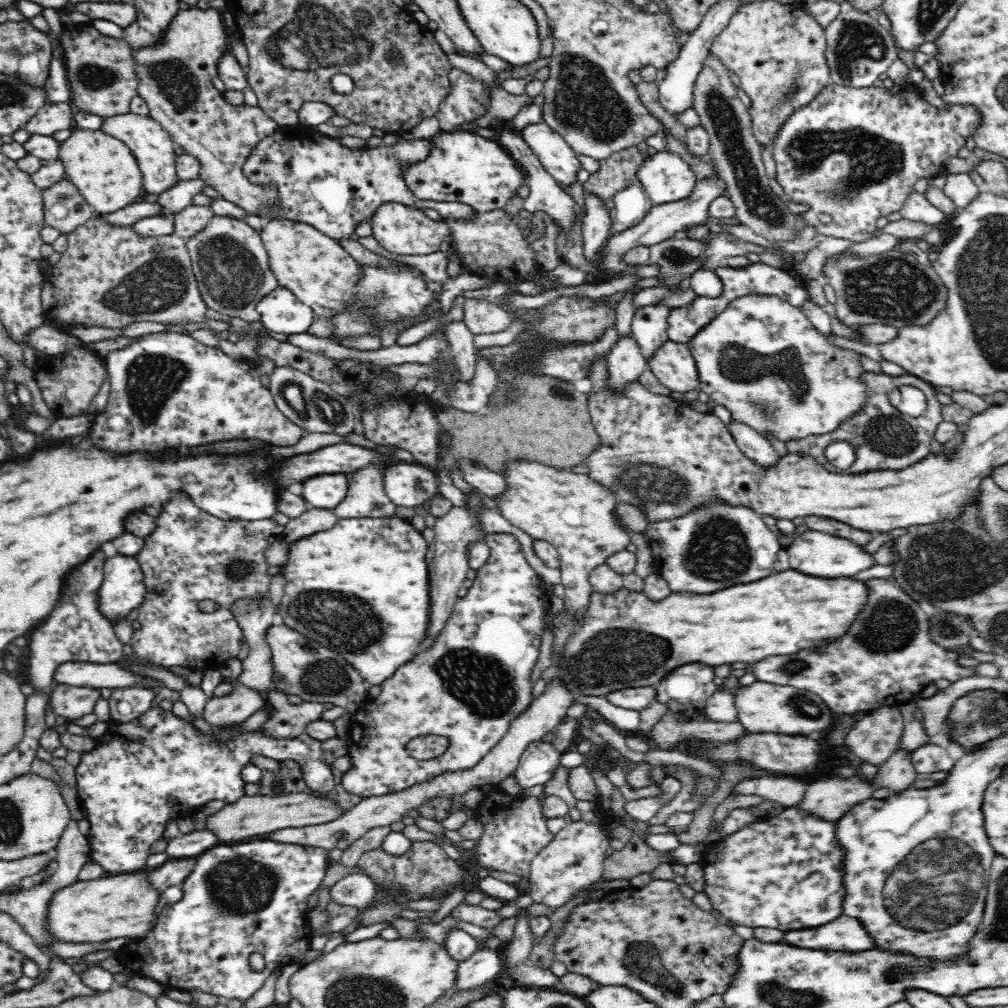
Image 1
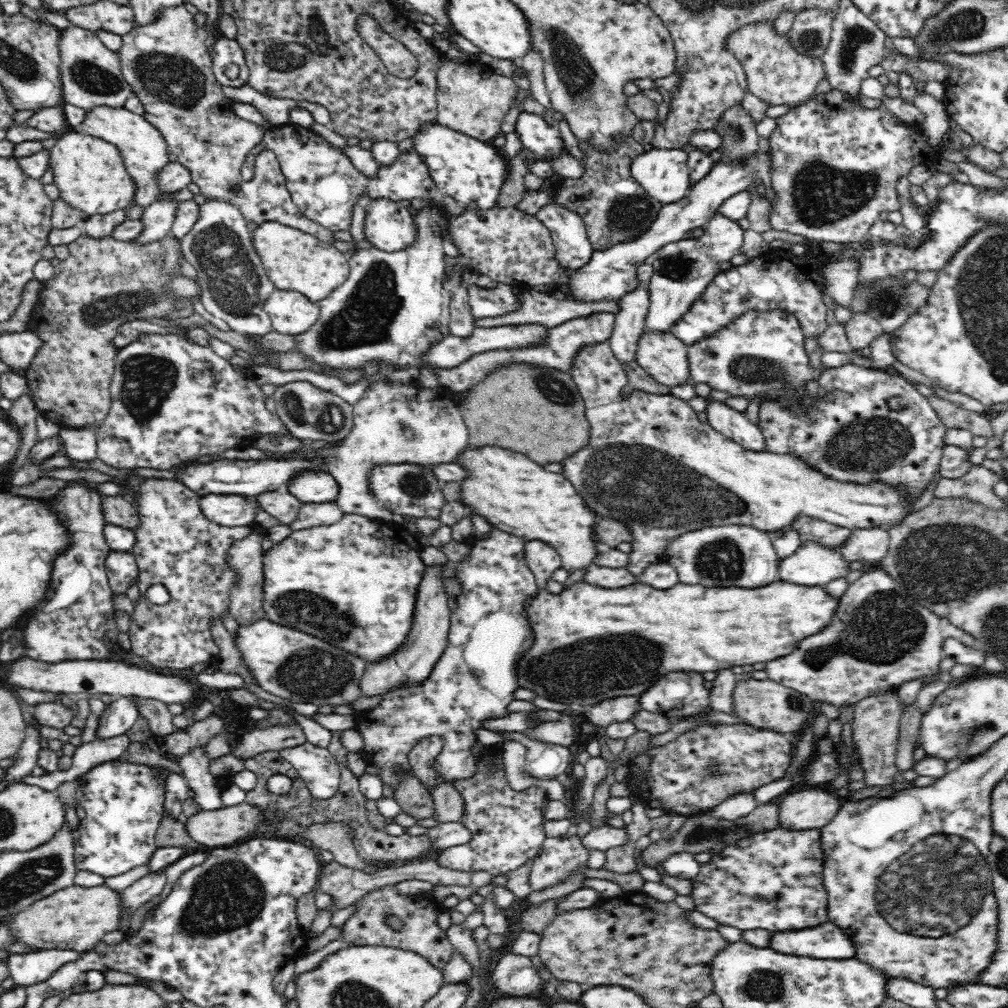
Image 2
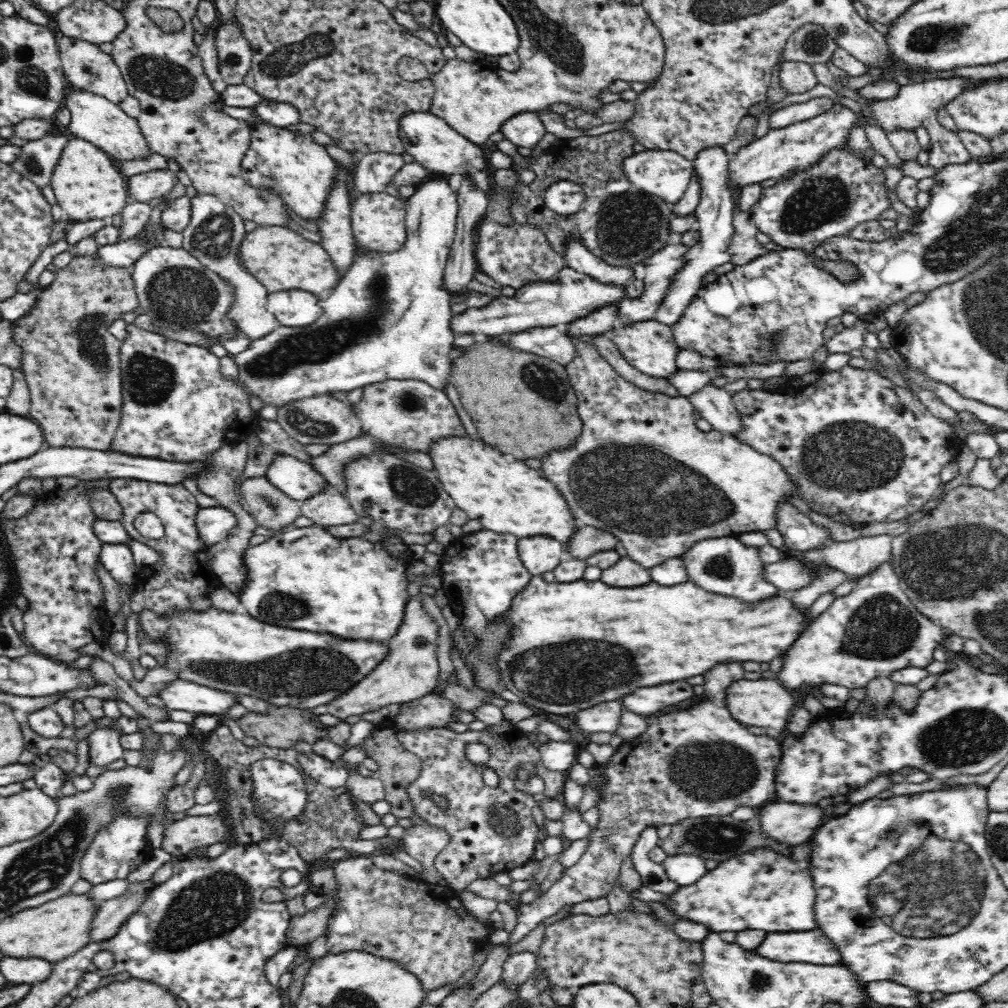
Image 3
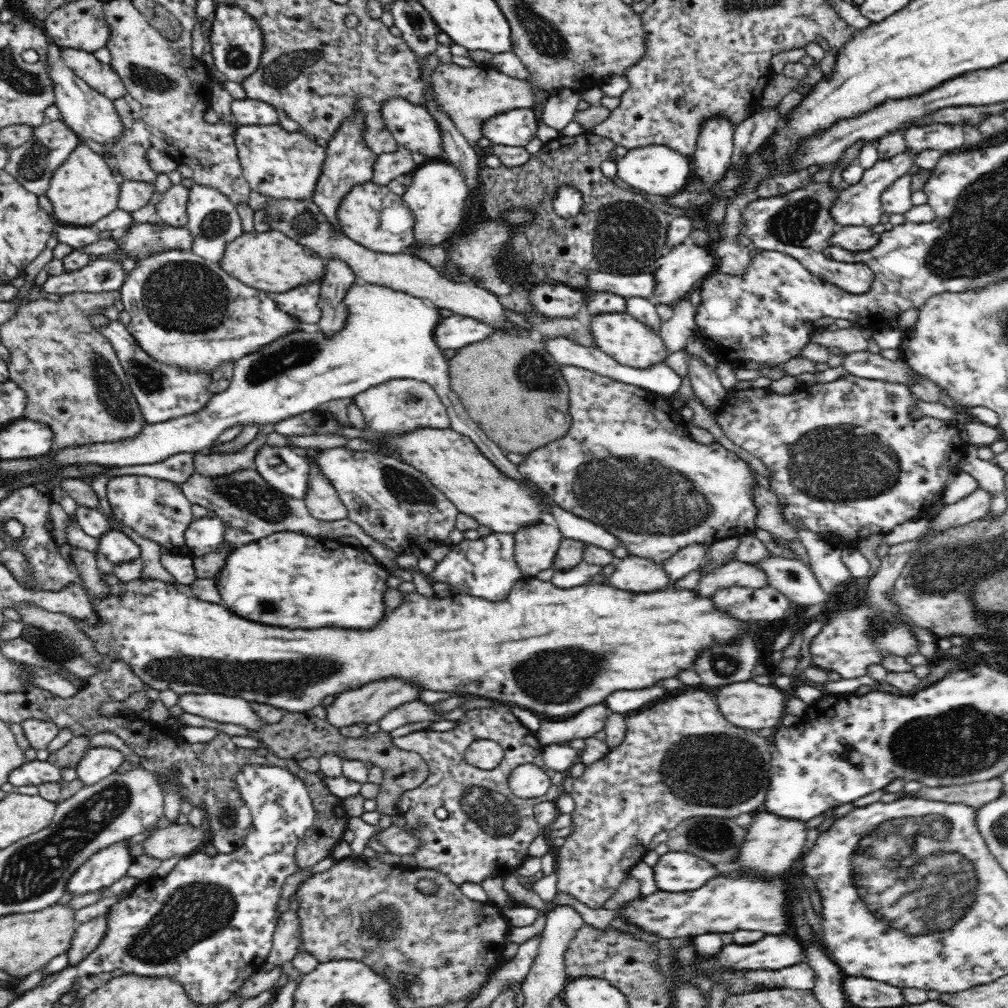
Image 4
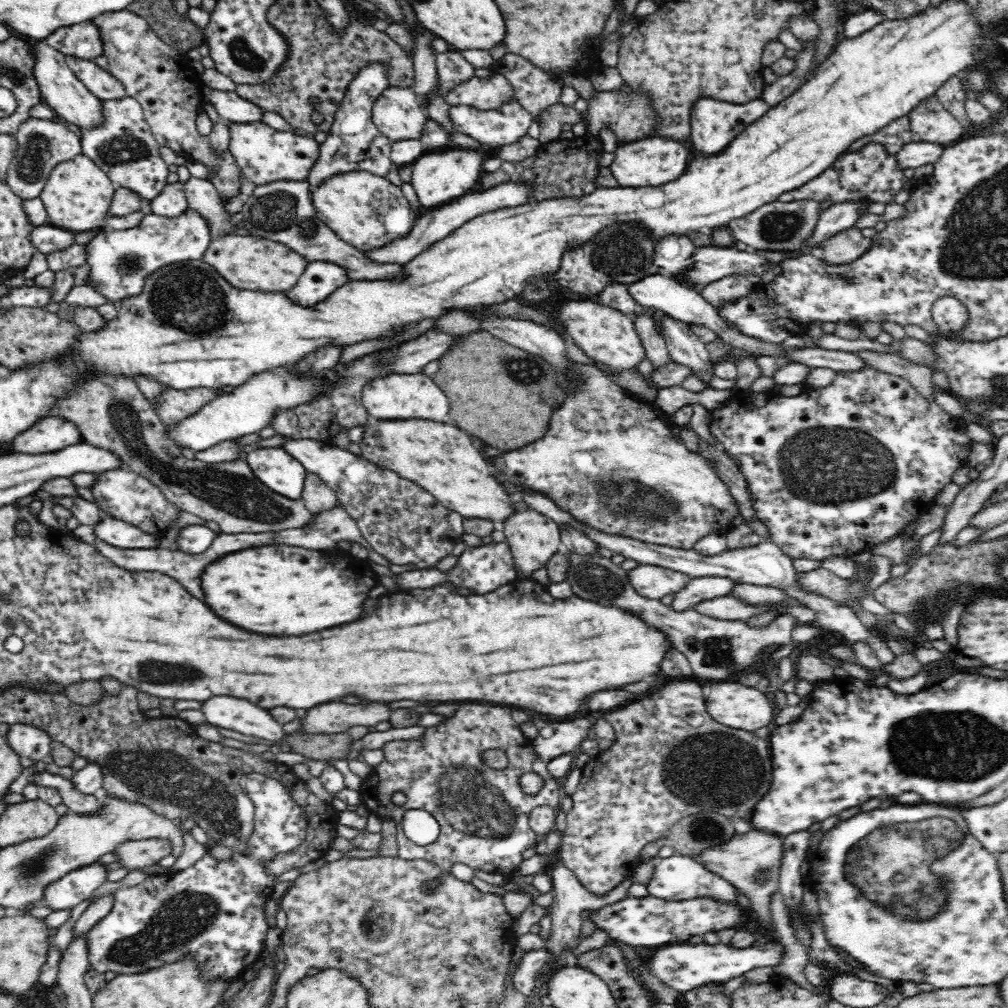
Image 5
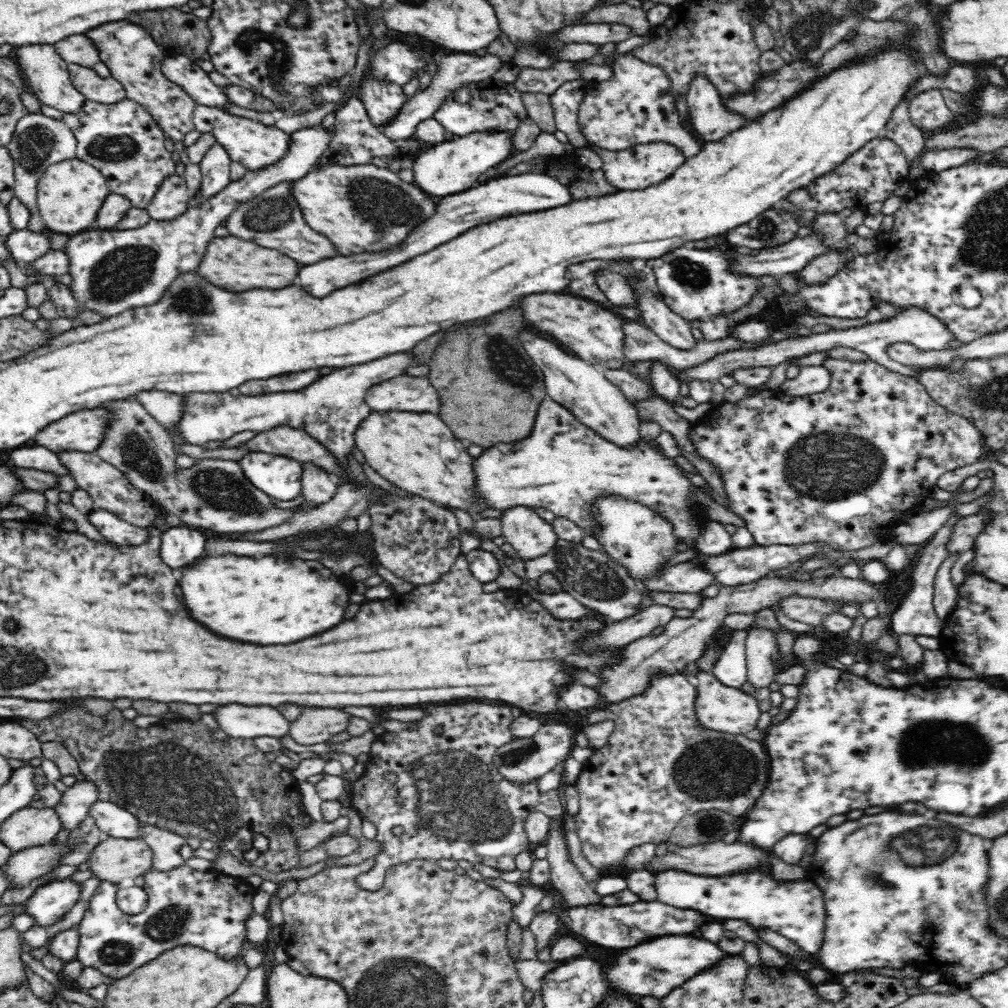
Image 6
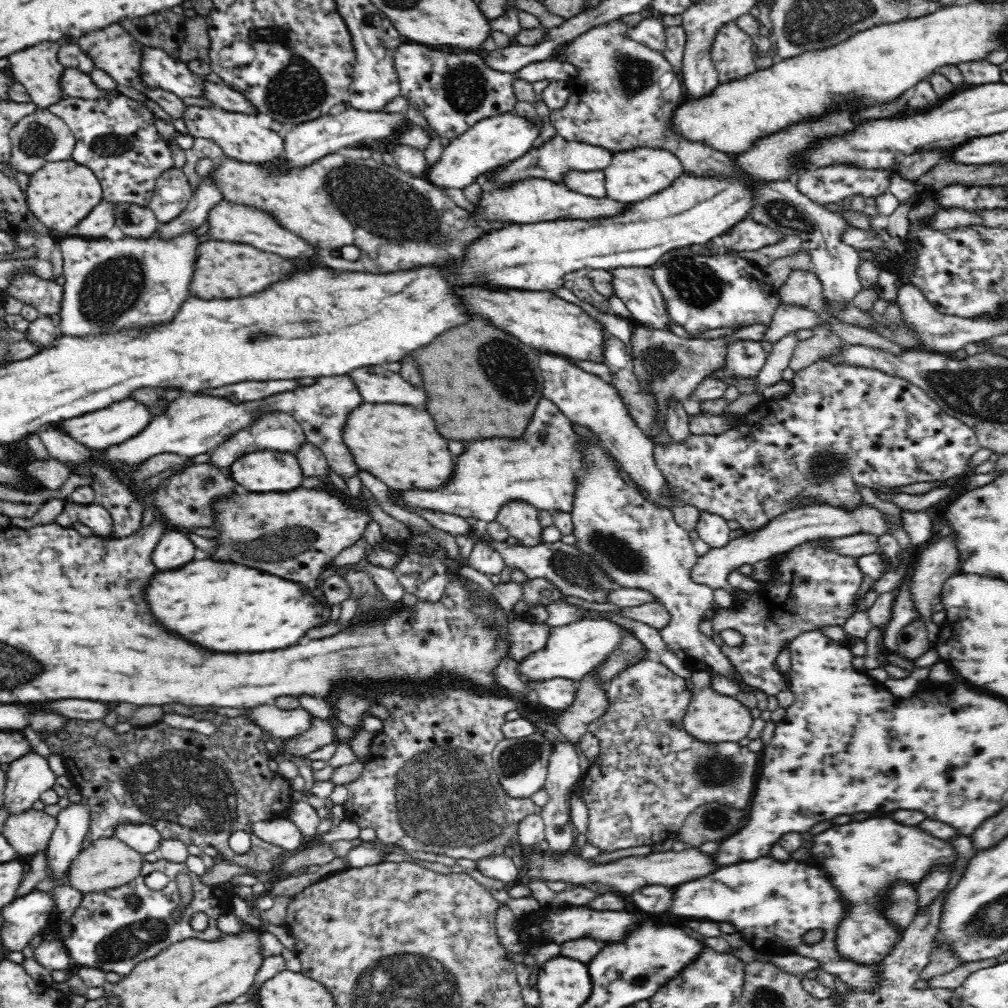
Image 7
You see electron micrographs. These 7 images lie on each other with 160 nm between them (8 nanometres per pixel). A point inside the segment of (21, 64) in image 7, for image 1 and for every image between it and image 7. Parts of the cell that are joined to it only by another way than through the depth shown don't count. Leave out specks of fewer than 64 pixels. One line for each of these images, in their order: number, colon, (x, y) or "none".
1: (152, 146)
2: (143, 150)
3: (96, 119)
4: (89, 114)
5: (67, 96)
6: (45, 71)

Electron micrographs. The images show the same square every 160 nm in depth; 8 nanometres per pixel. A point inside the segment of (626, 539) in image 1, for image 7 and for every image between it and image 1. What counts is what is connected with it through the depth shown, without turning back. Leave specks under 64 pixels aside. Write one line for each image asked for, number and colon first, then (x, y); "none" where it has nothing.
2: (514, 494)
3: (505, 497)
4: (453, 464)
5: (440, 459)
6: (416, 452)
7: (397, 444)

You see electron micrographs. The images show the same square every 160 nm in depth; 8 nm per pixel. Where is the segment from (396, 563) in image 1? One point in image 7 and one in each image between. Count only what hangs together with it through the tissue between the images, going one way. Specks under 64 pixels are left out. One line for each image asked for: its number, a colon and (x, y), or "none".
2: (354, 583)
3: (352, 588)
4: (343, 587)
5: (275, 590)
6: (269, 601)
7: (222, 607)

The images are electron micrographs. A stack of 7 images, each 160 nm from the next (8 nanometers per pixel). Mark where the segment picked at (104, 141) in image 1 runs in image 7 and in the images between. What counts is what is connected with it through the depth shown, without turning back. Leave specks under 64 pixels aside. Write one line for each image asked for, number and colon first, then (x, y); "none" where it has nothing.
2: (89, 173)
3: (87, 184)
4: (83, 190)
5: (77, 194)
6: (69, 194)
7: (61, 193)

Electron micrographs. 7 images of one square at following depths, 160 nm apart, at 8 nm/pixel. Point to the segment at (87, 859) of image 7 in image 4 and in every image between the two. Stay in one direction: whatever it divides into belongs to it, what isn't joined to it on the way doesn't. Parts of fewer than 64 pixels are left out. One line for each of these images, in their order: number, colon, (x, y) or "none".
4: (181, 839)
5: (131, 855)
6: (113, 859)

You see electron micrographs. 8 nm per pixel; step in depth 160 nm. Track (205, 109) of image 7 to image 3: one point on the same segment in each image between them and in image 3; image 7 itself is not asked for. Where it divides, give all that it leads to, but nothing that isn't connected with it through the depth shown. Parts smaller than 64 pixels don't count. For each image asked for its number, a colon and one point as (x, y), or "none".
3: (278, 160)
4: (275, 162)
5: (264, 155)
6: (255, 145)

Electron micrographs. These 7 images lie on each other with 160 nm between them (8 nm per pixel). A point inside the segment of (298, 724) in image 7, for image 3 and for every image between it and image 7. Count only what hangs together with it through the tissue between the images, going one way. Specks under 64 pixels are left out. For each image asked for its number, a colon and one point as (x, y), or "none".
3: (180, 695)
4: (226, 709)
5: (235, 714)
6: (238, 721)

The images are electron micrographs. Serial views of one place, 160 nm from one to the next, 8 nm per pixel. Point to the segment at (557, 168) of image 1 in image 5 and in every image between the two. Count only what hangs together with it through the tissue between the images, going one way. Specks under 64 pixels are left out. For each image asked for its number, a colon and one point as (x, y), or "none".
2: (535, 134)
3: (525, 129)
4: (516, 127)
5: (508, 123)

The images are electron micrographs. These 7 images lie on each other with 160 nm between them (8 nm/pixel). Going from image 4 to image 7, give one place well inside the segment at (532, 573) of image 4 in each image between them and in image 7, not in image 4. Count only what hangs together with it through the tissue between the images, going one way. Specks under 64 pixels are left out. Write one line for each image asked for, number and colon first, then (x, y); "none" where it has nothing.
5: (533, 538)
6: (531, 536)
7: (518, 517)

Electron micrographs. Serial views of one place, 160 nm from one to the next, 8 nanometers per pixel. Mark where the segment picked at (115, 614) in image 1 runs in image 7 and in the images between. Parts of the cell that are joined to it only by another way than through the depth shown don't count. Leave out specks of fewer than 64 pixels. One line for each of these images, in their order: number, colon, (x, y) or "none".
2: (121, 568)
3: (118, 560)
4: (117, 546)
5: (114, 531)
6: (112, 528)
7: (96, 517)

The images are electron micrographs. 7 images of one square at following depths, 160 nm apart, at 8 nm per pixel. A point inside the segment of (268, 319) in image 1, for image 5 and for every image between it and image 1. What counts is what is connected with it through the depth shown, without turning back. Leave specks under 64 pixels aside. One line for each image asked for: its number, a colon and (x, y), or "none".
2: (291, 313)
3: (294, 308)
4: (302, 302)
5: (320, 279)

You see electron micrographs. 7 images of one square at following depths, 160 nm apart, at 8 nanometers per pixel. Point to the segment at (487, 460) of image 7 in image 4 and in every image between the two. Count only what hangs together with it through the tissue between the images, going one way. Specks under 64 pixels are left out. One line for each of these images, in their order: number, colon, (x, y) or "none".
4: (627, 463)
5: (608, 459)
6: (562, 466)

